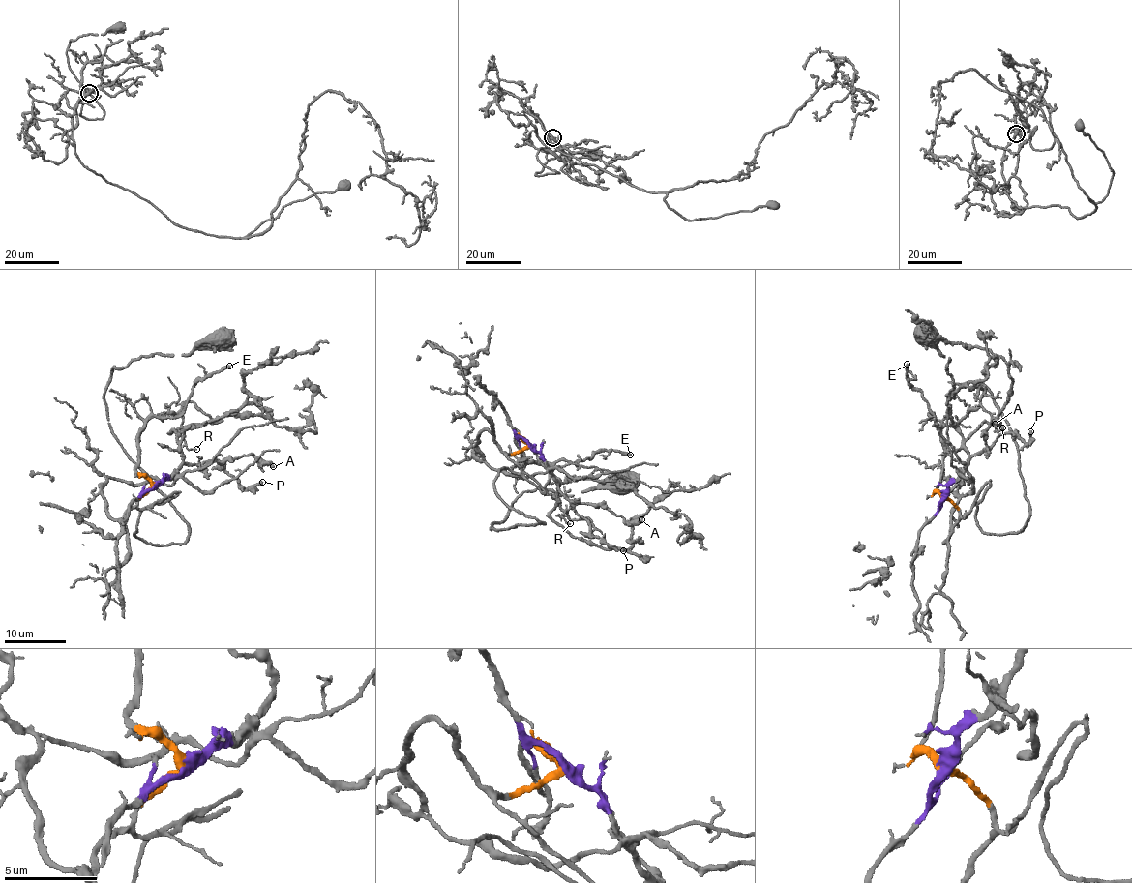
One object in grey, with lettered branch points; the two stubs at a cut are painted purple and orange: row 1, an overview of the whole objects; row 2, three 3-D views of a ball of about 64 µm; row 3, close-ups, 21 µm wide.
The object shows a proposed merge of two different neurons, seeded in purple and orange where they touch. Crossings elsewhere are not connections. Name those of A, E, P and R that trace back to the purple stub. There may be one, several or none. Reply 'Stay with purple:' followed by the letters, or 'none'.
Stay with purple: A, P

